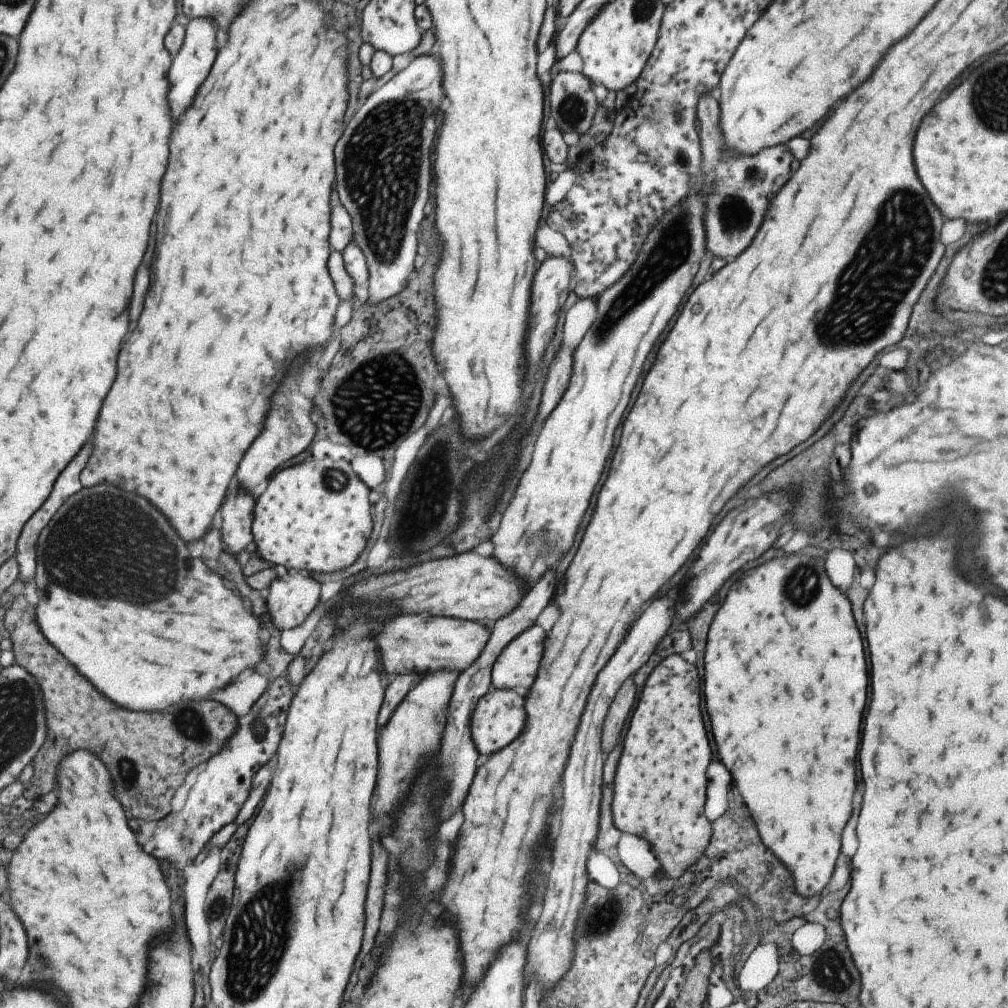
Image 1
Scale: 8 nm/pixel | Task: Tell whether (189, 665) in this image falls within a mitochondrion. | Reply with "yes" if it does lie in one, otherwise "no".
no

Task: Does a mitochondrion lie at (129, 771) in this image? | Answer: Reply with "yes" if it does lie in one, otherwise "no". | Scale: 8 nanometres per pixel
yes

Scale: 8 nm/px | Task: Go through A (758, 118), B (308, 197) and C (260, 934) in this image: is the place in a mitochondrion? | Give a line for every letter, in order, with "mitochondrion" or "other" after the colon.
A: other
B: other
C: mitochondrion

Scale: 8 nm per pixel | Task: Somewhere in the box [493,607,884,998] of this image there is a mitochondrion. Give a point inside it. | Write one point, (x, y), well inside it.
(831, 970)

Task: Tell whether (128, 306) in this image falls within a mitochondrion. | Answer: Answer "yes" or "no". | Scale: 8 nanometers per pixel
no

